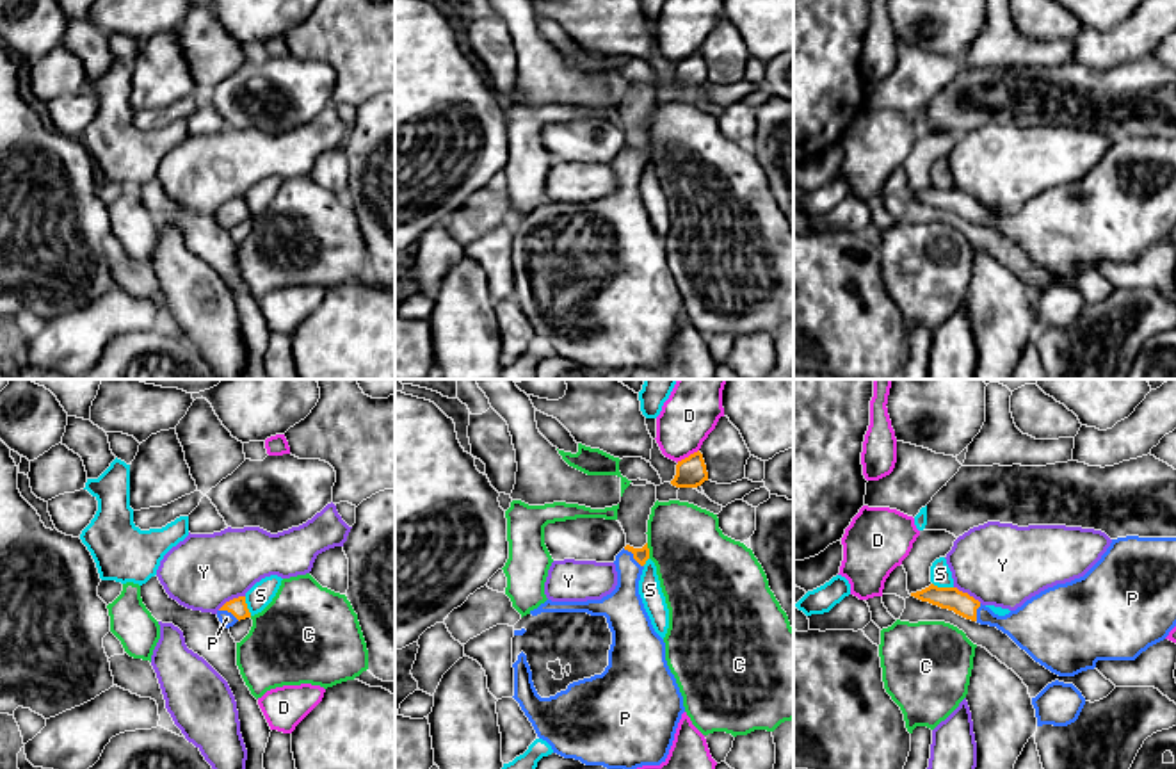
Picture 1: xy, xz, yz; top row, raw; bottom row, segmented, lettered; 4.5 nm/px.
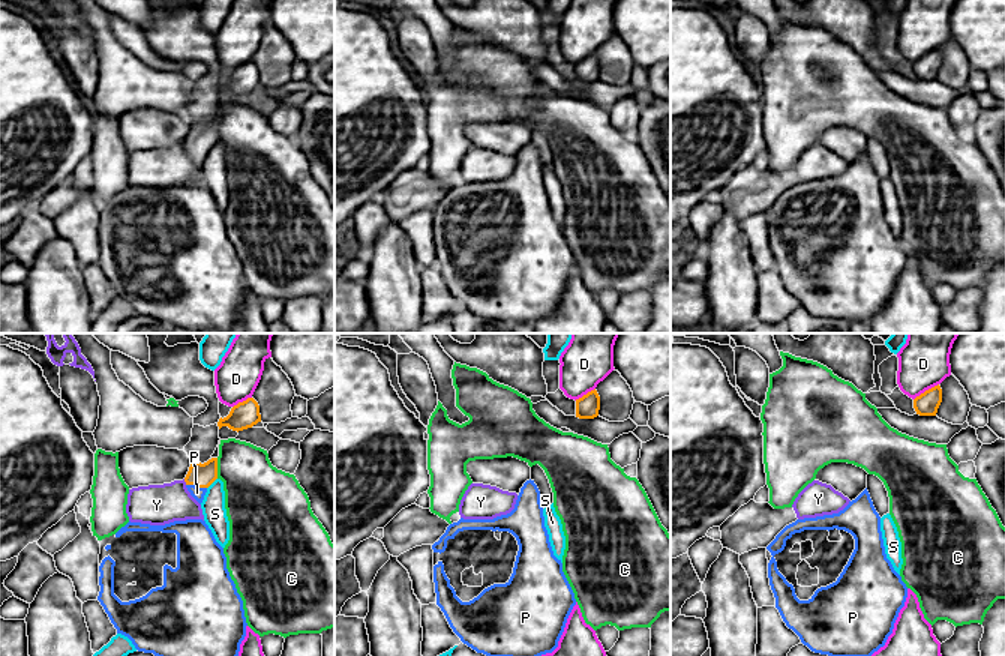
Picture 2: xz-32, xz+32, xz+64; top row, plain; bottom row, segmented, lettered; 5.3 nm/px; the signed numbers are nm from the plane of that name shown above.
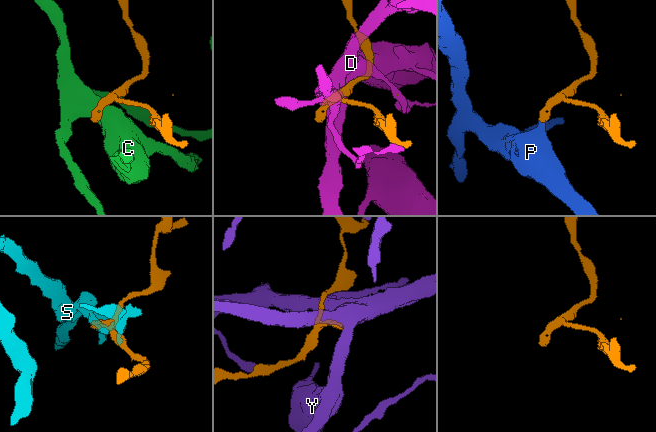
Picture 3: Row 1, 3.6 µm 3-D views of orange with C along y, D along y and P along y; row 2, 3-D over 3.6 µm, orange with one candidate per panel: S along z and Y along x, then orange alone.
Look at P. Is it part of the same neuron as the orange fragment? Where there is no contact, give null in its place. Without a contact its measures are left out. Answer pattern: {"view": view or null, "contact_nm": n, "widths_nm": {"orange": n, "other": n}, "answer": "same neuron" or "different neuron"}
{"view": "xz", "contact_nm": 130, "widths_nm": {"orange": 70, "other": 180}, "answer": "same neuron"}

